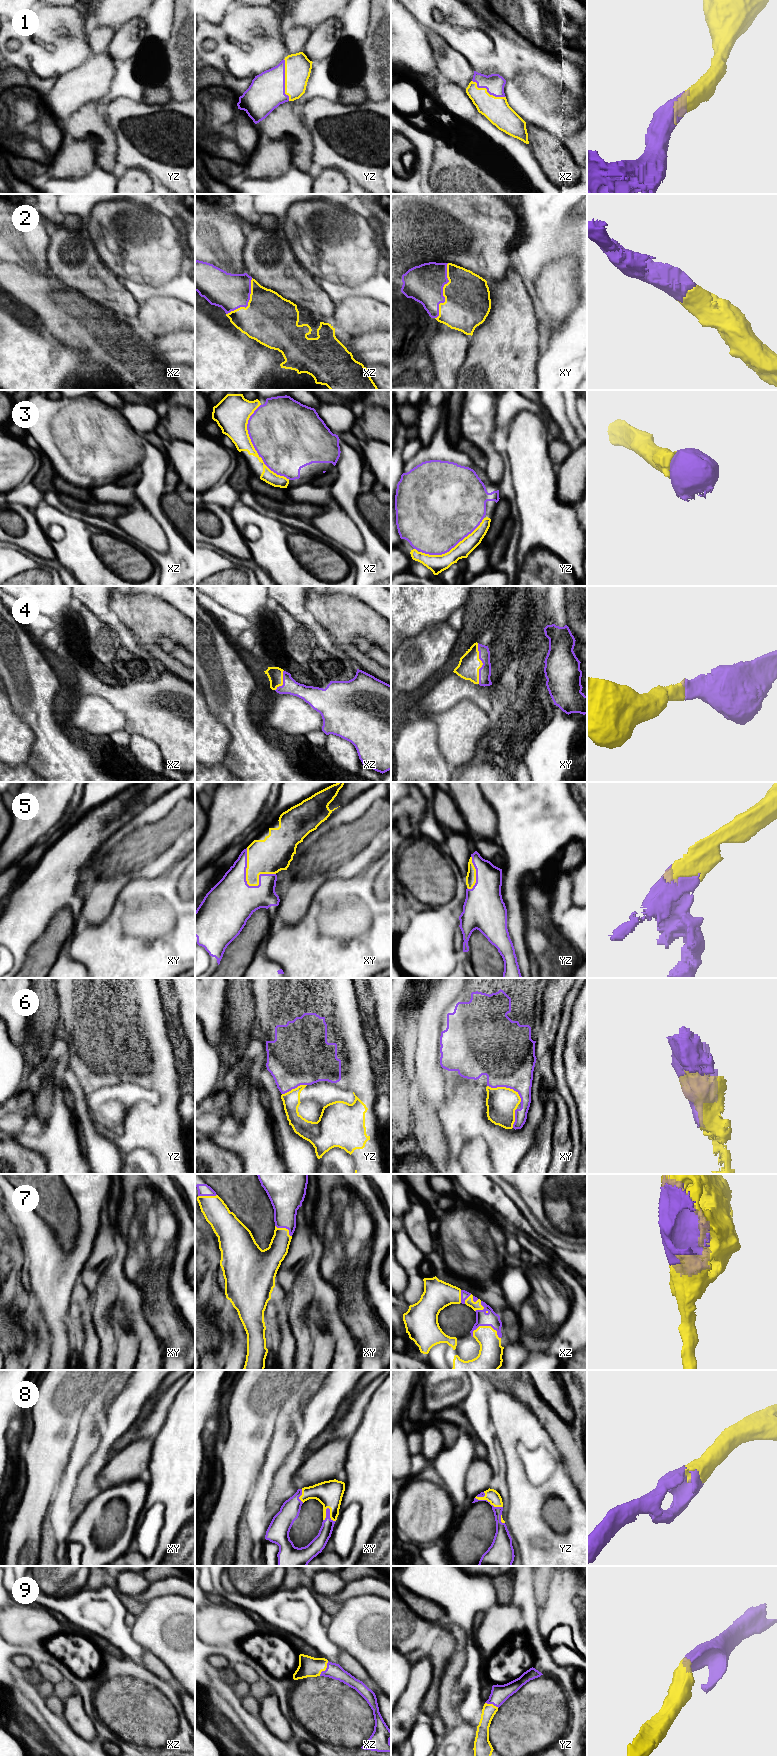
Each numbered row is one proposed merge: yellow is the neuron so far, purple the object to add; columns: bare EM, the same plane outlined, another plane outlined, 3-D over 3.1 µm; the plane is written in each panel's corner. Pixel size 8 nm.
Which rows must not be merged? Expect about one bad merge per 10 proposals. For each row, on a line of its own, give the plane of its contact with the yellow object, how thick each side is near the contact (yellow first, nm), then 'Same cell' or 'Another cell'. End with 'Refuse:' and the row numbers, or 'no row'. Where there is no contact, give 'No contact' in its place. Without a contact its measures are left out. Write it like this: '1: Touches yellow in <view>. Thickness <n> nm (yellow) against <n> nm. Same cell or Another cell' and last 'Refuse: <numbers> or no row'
1: Touches yellow in yz. Thickness 220 nm (yellow) against 280 nm. Same cell
2: Touches yellow in xy. Thickness 360 nm (yellow) against 300 nm. Same cell
3: Touches yellow in xz. Thickness 220 nm (yellow) against 500 nm. Same cell
4: Touches yellow in xy. Thickness 180 nm (yellow) against 100 nm. Same cell
5: Touches yellow in xy. Thickness 280 nm (yellow) against 340 nm. Same cell
6: Touches yellow in xy. Thickness 240 nm (yellow) against 460 nm. Same cell
7: Touches yellow in xz. Thickness 190 nm (yellow) against 120 nm. Same cell
8: Touches yellow in yz. Thickness 110 nm (yellow) against 100 nm. Same cell
9: Touches yellow in xz. Thickness 160 nm (yellow) against 120 nm. Same cell
Refuse: no row

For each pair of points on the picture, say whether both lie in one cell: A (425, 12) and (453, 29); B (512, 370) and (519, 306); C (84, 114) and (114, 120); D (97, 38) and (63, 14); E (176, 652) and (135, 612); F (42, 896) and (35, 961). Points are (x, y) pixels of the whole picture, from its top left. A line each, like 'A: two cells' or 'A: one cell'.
A: one cell
B: one cell
C: two cells
D: two cells
E: two cells
F: one cell

